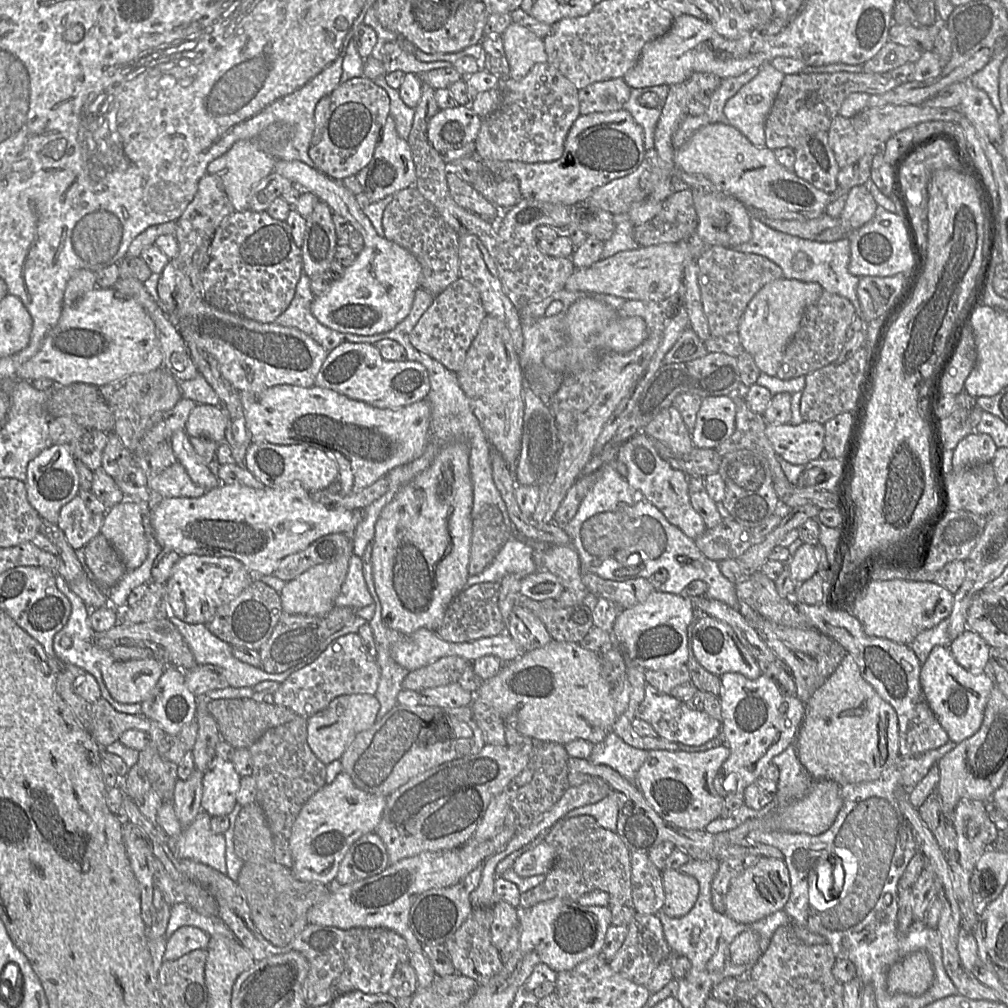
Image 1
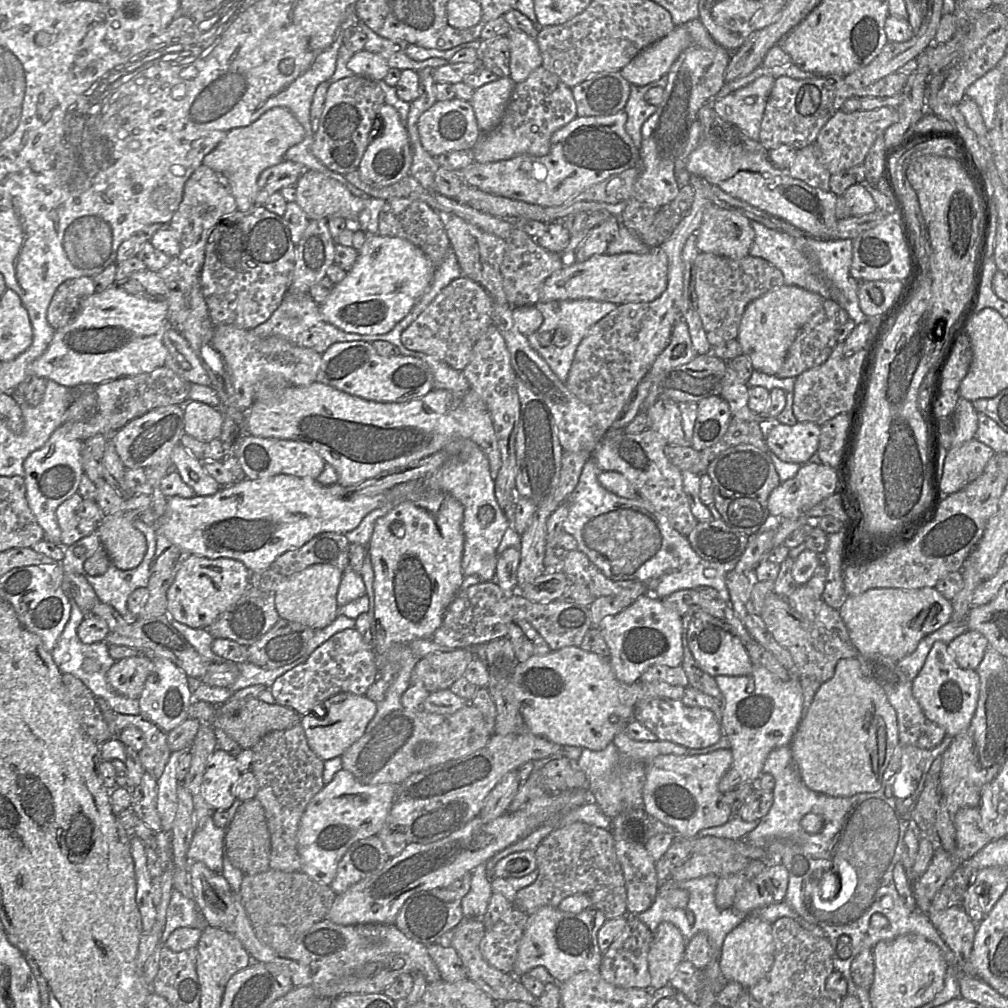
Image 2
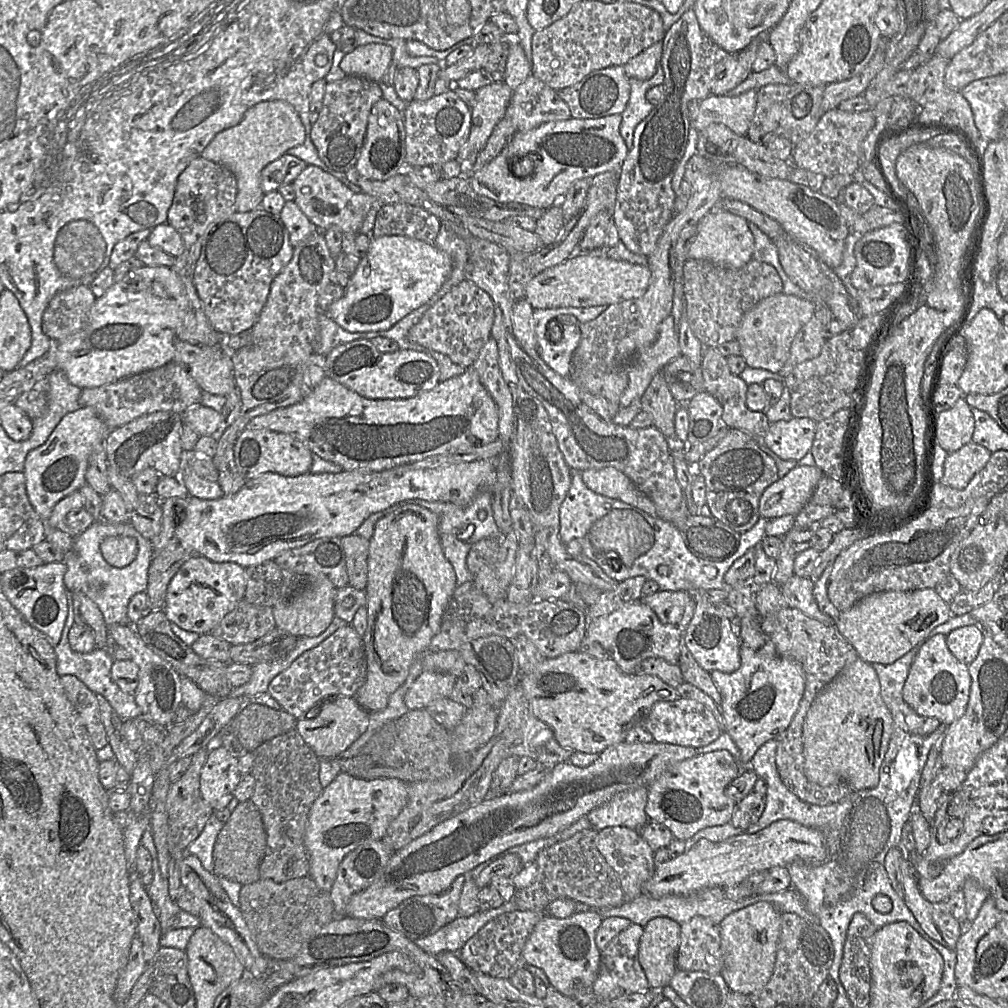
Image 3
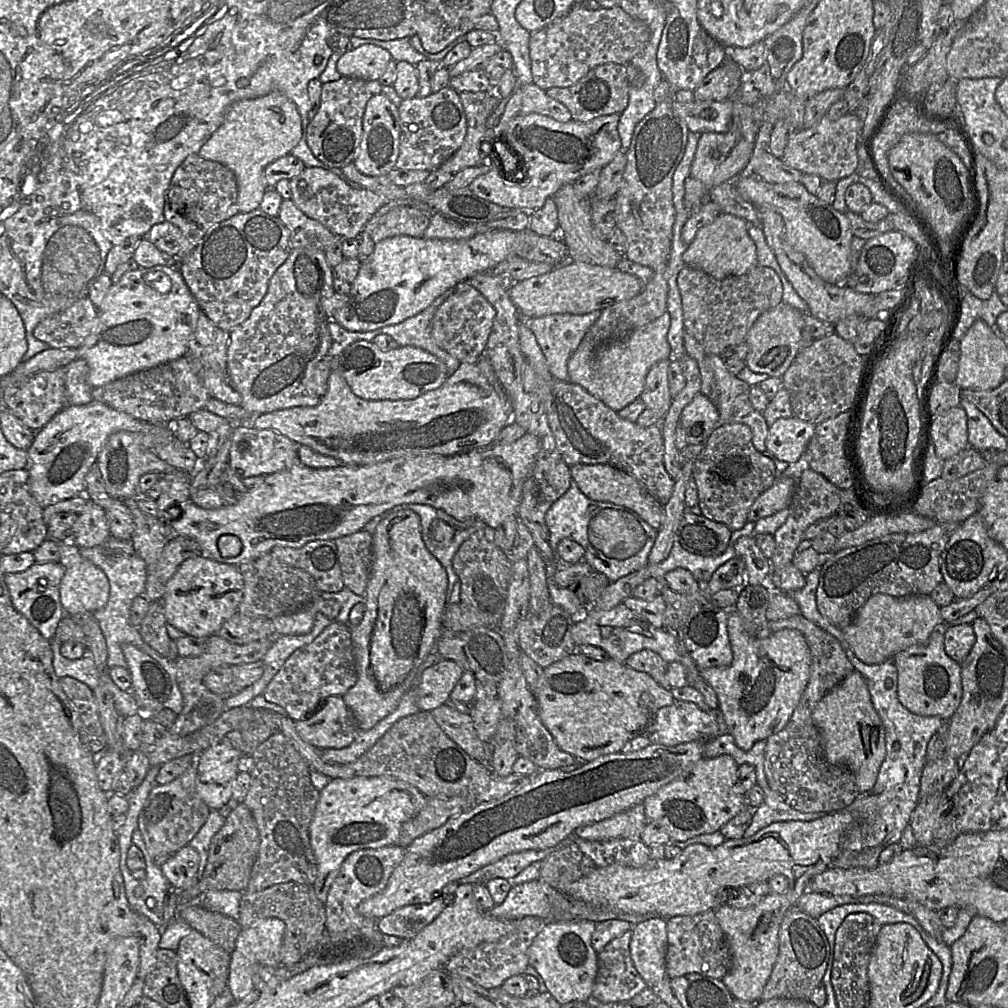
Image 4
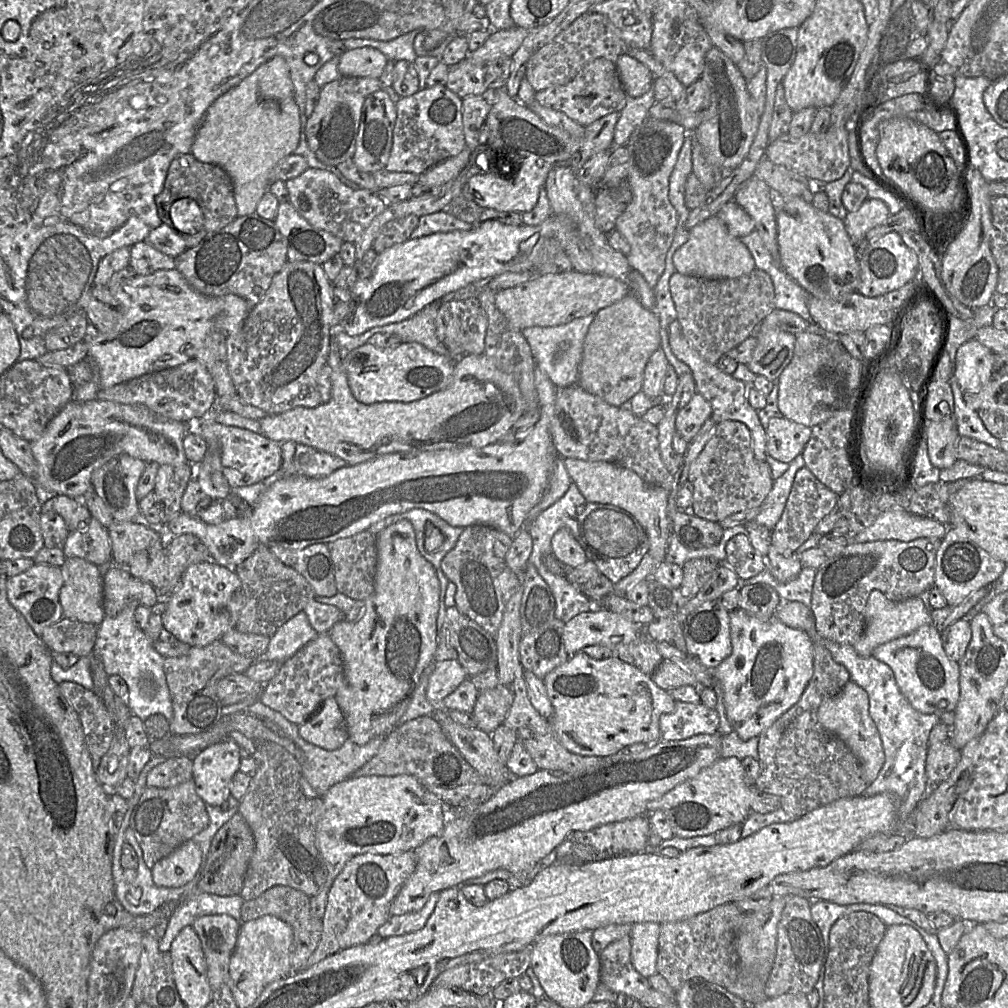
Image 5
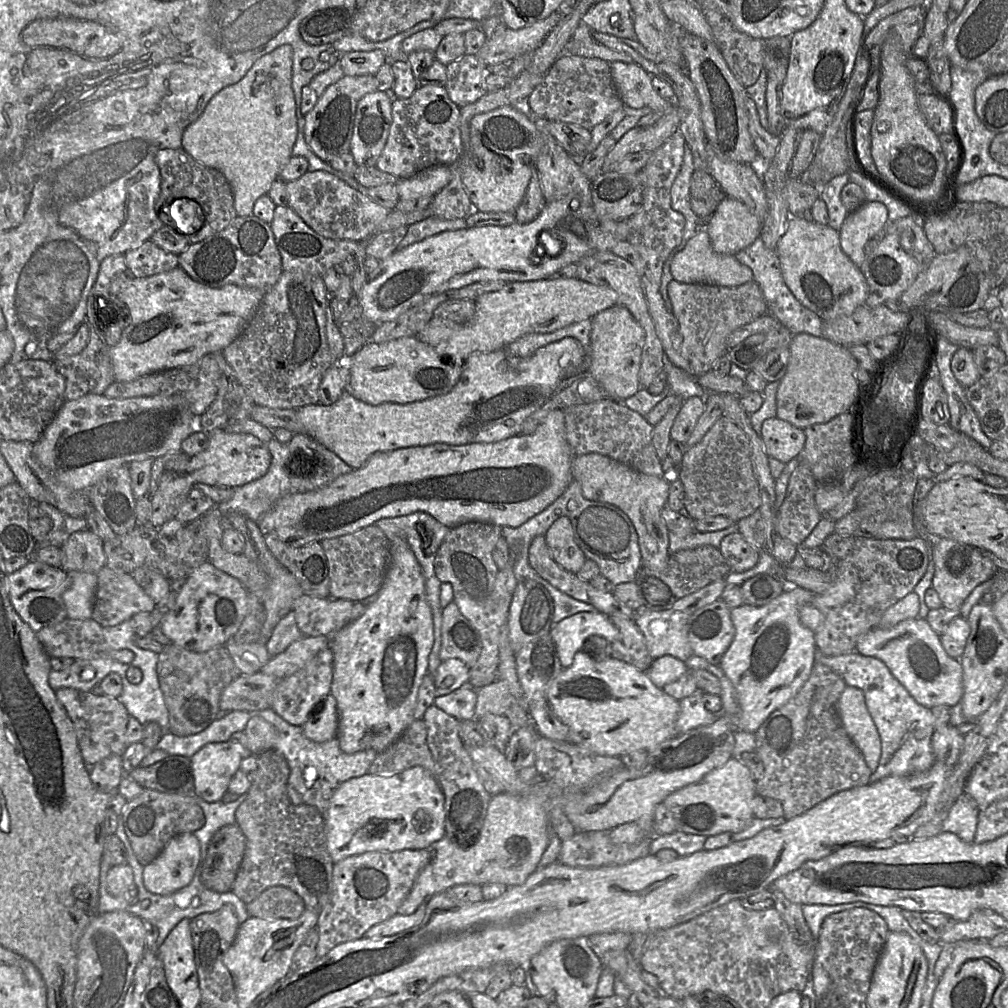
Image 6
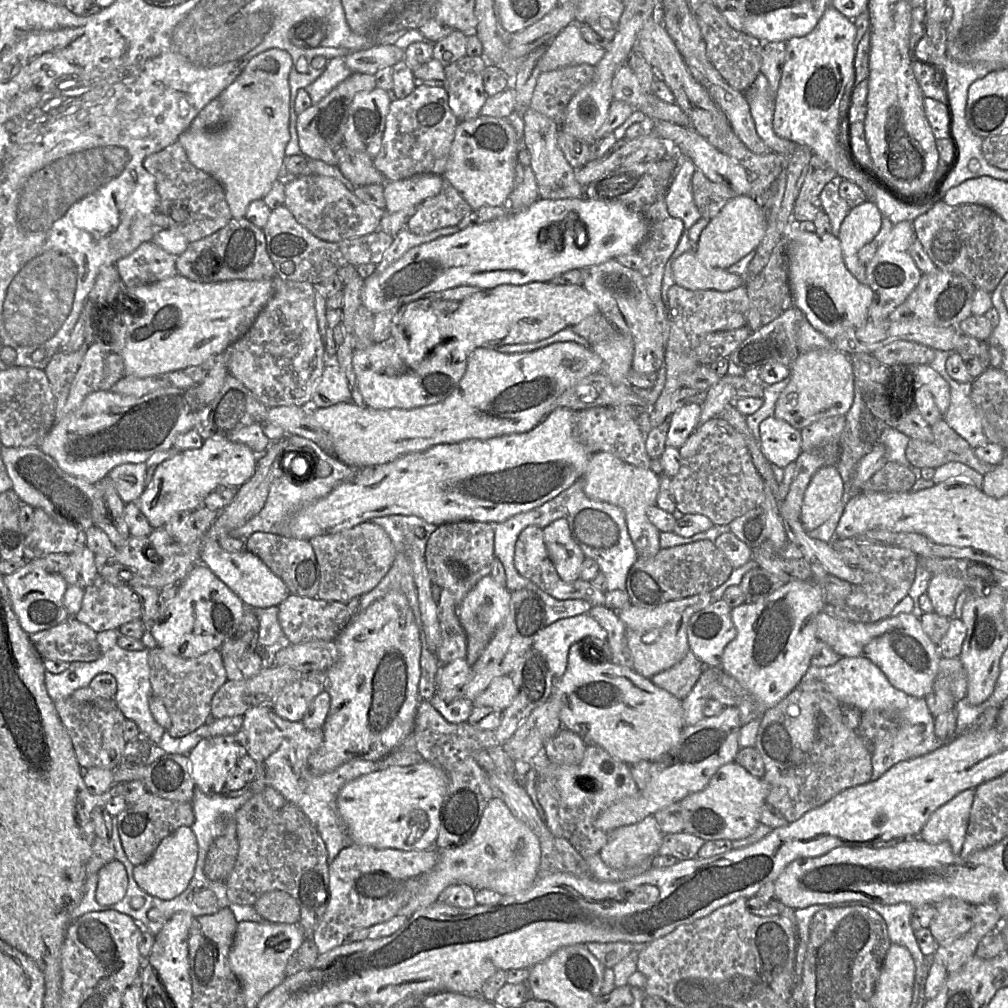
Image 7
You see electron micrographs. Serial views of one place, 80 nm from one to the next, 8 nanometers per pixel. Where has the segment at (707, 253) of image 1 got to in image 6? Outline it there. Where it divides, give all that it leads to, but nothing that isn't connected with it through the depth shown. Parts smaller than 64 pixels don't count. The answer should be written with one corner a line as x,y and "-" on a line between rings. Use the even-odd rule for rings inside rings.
672,279
668,284
672,313
682,335
682,356
689,362
687,373
698,377
712,369
713,363
727,353
726,339
734,330
751,323
768,312
763,292
754,280
727,287
702,283
681,283

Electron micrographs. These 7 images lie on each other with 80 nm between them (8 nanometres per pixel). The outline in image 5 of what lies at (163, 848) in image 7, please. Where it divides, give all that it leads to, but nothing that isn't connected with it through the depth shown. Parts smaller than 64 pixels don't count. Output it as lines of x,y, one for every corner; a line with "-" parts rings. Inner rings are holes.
190,839
151,868
153,882
158,887
184,886
194,878
200,863
201,849

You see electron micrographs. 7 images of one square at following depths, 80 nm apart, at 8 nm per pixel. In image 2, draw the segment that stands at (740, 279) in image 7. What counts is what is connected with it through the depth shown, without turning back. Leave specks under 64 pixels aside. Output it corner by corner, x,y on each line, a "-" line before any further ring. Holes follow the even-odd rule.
709,204
697,230
696,247
700,253
707,252
731,259
749,255
755,232
746,216

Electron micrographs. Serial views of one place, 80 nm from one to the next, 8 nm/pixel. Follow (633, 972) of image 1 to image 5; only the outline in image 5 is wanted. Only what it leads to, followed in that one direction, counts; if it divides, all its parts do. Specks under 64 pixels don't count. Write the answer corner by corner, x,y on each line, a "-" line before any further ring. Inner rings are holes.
625,936
609,944
600,954
600,982
617,995
622,993
639,1001
650,989
648,980
643,977
631,962
631,937

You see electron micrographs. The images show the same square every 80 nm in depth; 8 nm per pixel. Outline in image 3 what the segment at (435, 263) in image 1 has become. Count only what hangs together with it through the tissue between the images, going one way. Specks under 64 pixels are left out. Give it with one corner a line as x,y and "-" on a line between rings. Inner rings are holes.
391,203
380,207
370,236
398,235
434,244
441,226
436,216
420,207

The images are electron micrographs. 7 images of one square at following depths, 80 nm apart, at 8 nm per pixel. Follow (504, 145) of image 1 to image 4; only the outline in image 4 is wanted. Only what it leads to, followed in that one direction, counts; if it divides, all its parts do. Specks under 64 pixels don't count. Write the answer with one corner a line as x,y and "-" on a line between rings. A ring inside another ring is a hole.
536,84
521,85
520,90
522,94
520,114
536,113
563,123
572,120
568,108
561,102
549,97
546,91

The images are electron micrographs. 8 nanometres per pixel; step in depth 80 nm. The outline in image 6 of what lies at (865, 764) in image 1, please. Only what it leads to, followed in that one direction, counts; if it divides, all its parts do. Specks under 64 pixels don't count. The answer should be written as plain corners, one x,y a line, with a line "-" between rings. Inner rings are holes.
846,686
837,702
837,714
868,768
874,772
881,756
881,739
866,707
863,692

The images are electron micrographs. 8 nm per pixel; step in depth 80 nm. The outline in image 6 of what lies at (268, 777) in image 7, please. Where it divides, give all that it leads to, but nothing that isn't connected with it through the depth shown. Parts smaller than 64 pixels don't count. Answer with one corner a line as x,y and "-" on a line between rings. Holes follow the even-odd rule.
272,708
249,713
259,715
273,725
277,731
275,750
286,759
290,768
287,789
291,801
296,805
314,806
324,817
337,788
347,780
368,773
372,762
378,755
372,749
346,754
340,749
336,738
323,743
313,742
304,735
301,726
291,725

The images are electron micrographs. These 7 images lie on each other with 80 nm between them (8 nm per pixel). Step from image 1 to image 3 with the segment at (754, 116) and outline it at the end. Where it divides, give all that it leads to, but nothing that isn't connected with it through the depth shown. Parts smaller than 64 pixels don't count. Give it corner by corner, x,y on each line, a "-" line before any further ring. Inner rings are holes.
758,90
738,96
709,95
688,104
690,126
701,132
713,123
721,123
734,133
746,136
756,108

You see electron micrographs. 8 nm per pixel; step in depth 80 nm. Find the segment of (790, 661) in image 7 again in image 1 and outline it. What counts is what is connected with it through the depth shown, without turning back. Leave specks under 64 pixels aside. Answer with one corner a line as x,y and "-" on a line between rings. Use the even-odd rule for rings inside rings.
740,673
720,676
722,710
722,734
730,749
730,756
722,764
714,778
716,792
725,798
761,778
771,760
788,746
794,745
798,729
805,714
804,703
796,696
781,691
765,674
751,680

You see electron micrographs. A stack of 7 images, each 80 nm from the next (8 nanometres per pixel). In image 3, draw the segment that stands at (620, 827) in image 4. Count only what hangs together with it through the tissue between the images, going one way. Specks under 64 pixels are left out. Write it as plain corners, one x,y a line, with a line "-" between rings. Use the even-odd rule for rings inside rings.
638,787
618,793
608,802
596,807
587,815
592,829
599,832
605,828
623,826
633,830
640,830
649,821
645,812
647,793
648,787

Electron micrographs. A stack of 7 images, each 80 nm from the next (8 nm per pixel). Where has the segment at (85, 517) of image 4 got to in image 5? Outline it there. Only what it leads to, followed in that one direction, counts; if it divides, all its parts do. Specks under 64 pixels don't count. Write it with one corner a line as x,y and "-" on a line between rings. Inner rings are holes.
93,517
85,526
69,532
61,548
66,558
79,557
96,566
111,562
108,529

